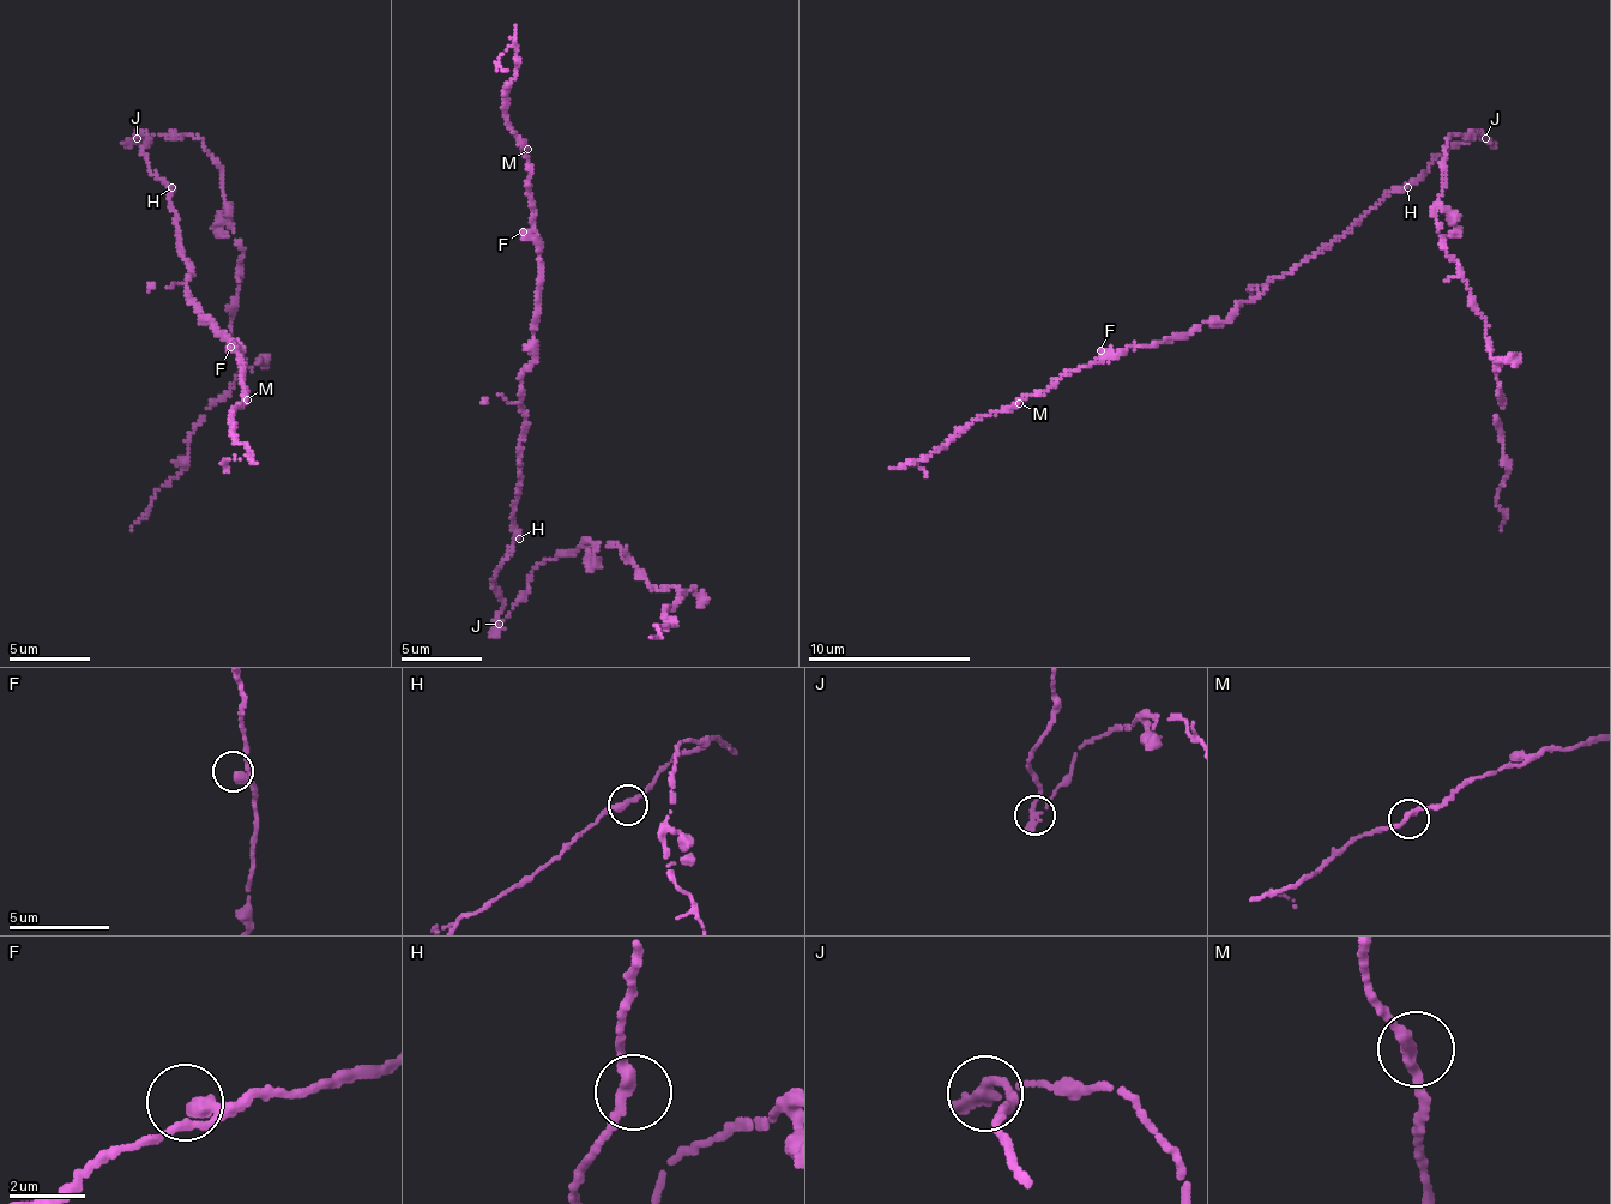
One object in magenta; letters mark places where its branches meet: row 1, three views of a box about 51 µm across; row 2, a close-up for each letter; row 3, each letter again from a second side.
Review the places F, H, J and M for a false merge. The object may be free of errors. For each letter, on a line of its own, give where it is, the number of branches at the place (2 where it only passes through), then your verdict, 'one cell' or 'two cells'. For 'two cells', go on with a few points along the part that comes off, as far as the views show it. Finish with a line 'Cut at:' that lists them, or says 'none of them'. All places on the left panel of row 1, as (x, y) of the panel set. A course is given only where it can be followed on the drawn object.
F: place (230, 347); branches 2; one cell
H: place (172, 187); branches 2; one cell
J: place (137, 138); branches 2; two cells; course (138, 139), (203, 143), (223, 172), (228, 236), (243, 253), (231, 323), (241, 372), (132, 530)
M: place (247, 399); branches 2; one cell
Cut at: J

